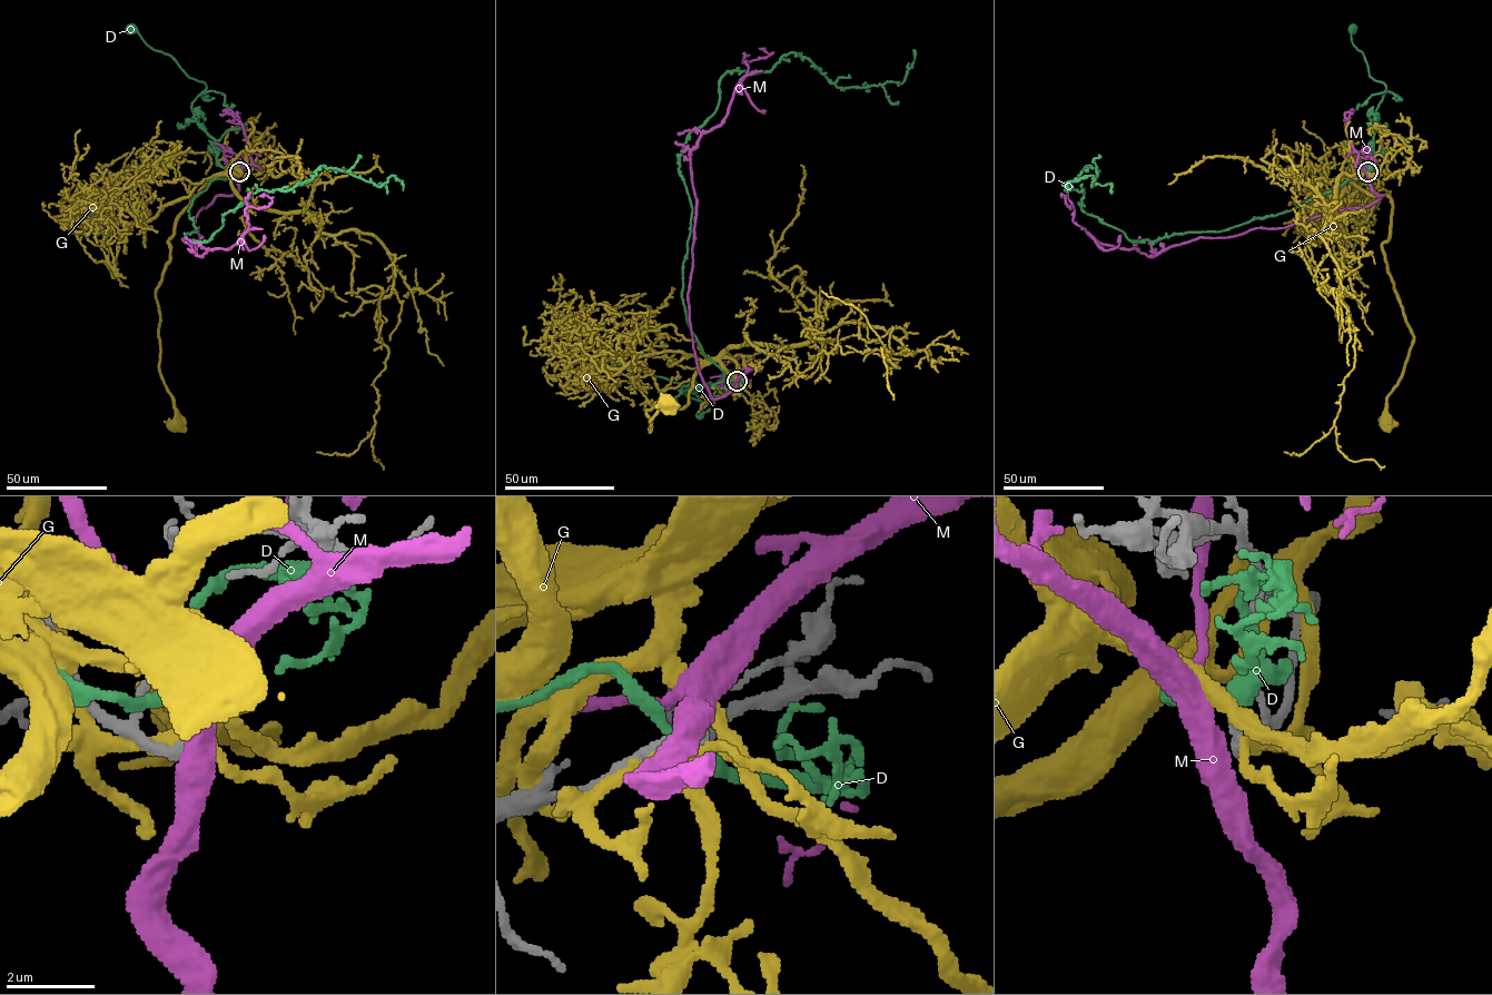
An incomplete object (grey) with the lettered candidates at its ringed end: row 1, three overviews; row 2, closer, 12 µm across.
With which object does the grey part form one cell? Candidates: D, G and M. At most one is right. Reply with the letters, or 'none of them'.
M

